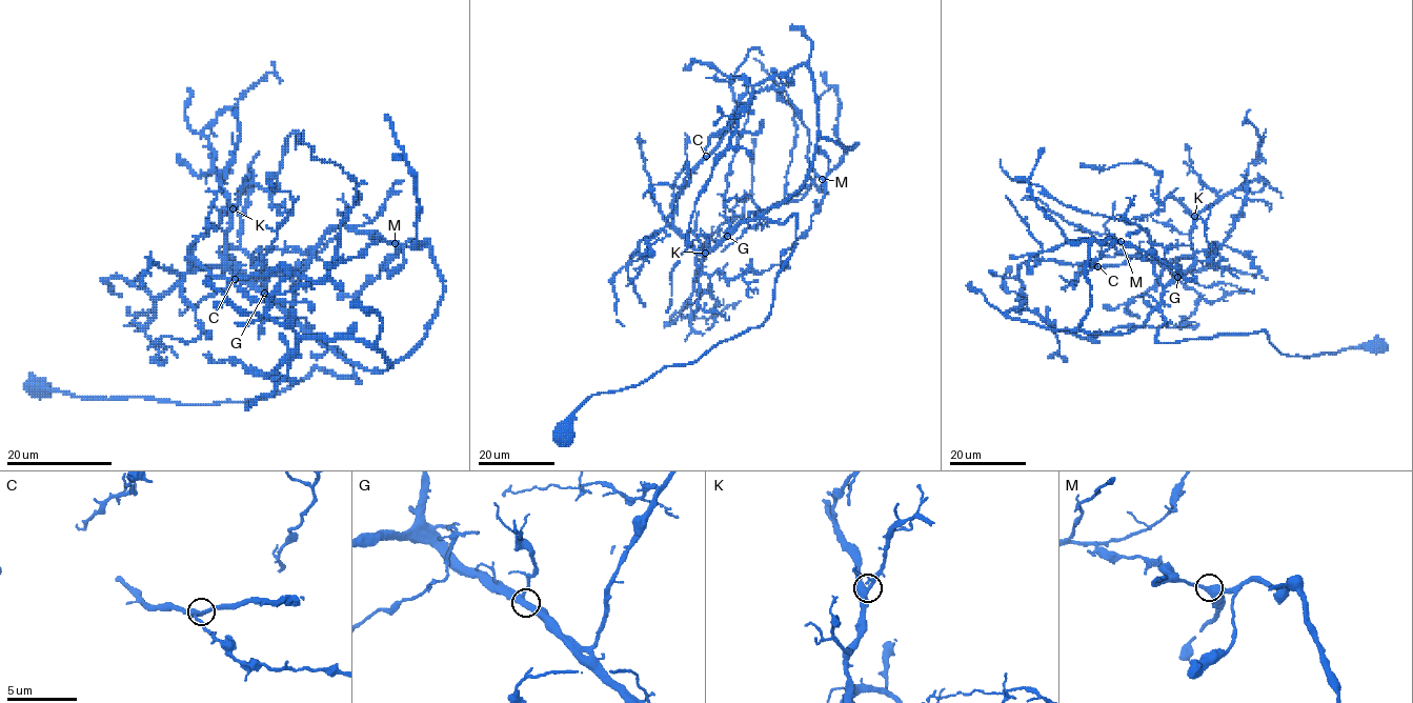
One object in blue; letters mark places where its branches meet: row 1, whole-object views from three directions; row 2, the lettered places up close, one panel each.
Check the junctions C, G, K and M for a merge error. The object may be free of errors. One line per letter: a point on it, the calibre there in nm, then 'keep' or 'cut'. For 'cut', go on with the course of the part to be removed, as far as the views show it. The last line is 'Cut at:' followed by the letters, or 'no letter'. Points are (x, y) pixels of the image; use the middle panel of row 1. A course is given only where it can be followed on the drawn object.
C: at (706, 156); 340 nm thick; keep
G: at (727, 236); 440 nm thick; keep
K: at (705, 253); 420 nm thick; keep
M: at (822, 179); 440 nm thick; keep
Cut at: no letter

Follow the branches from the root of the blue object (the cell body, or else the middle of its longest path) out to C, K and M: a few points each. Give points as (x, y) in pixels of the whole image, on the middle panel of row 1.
C: (564, 433), (592, 395), (691, 364), (769, 314), (796, 217), (741, 220), (698, 252), (673, 199), (706, 156)
K: (564, 433), (592, 395), (691, 364), (759, 327), (795, 245), (796, 217), (741, 220), (705, 253)
M: (564, 433), (592, 395), (759, 327), (796, 238), (793, 214), (762, 217), (821, 137), (858, 143), (822, 179)

